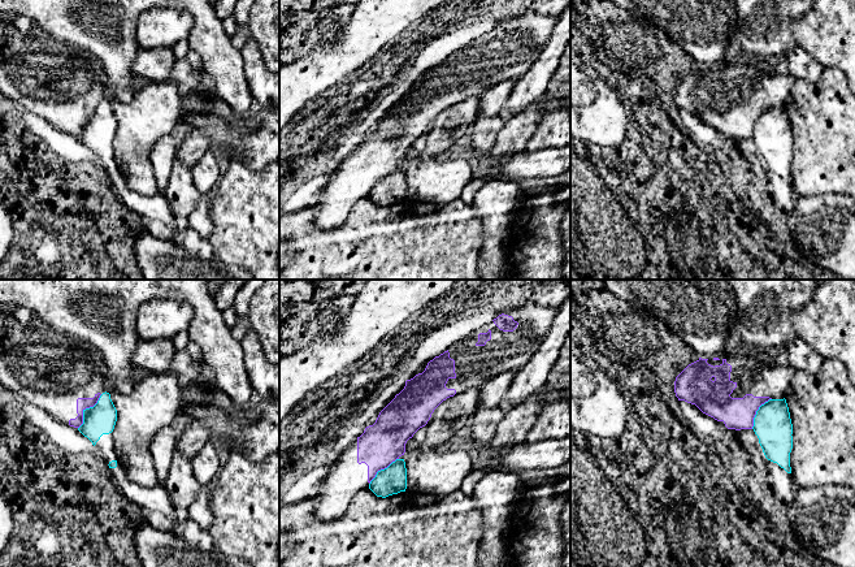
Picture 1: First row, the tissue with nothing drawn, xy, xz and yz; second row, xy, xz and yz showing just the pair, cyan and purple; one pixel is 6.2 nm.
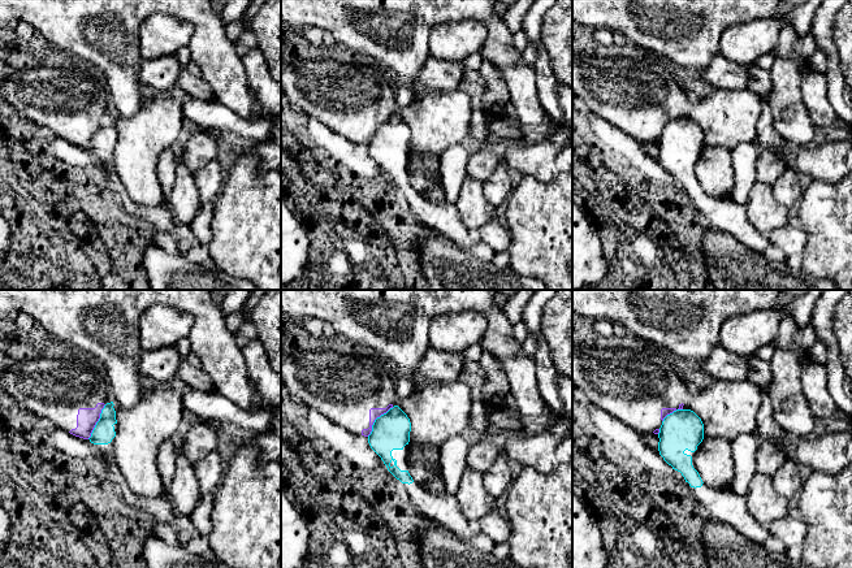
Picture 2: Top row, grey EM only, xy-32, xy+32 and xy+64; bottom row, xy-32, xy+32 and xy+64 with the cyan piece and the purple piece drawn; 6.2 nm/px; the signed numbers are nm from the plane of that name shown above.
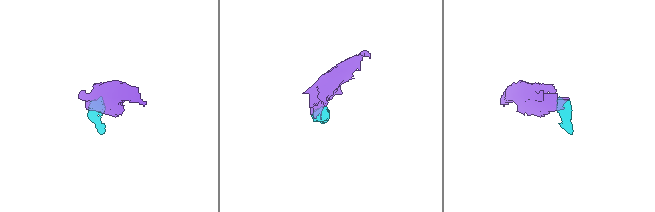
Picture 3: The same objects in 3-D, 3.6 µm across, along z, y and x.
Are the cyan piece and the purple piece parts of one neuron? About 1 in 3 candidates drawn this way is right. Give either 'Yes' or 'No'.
No

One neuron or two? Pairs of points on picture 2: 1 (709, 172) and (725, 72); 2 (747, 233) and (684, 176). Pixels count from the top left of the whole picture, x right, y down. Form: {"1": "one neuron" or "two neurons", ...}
{"1": "two neurons", "2": "one neuron"}

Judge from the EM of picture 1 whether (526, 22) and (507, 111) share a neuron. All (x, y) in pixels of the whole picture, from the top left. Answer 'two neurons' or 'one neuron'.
two neurons

